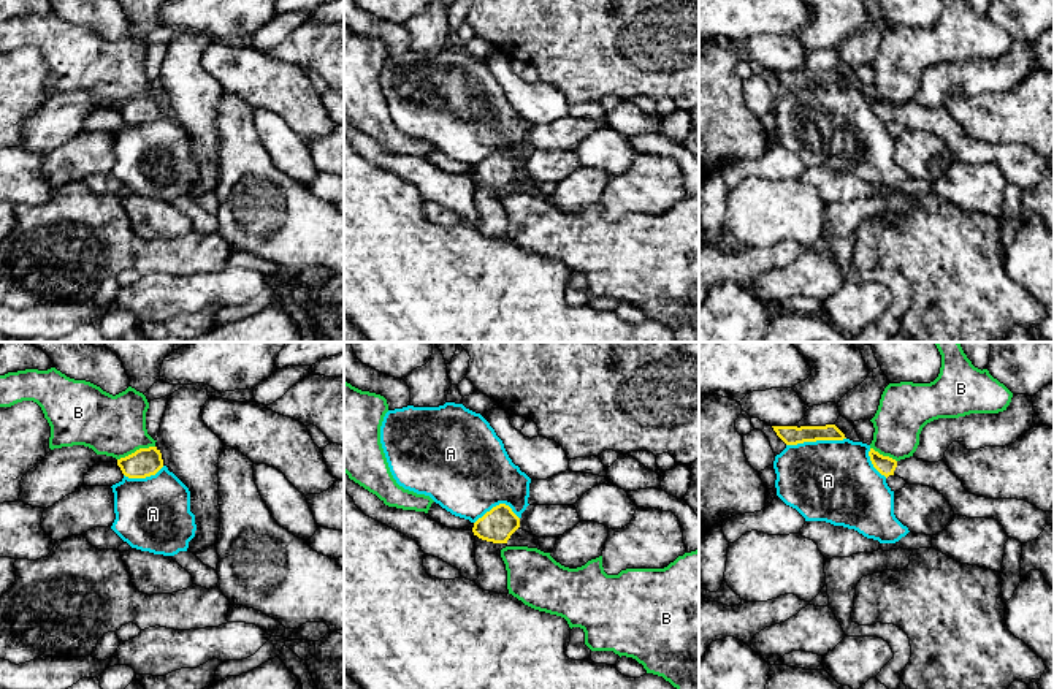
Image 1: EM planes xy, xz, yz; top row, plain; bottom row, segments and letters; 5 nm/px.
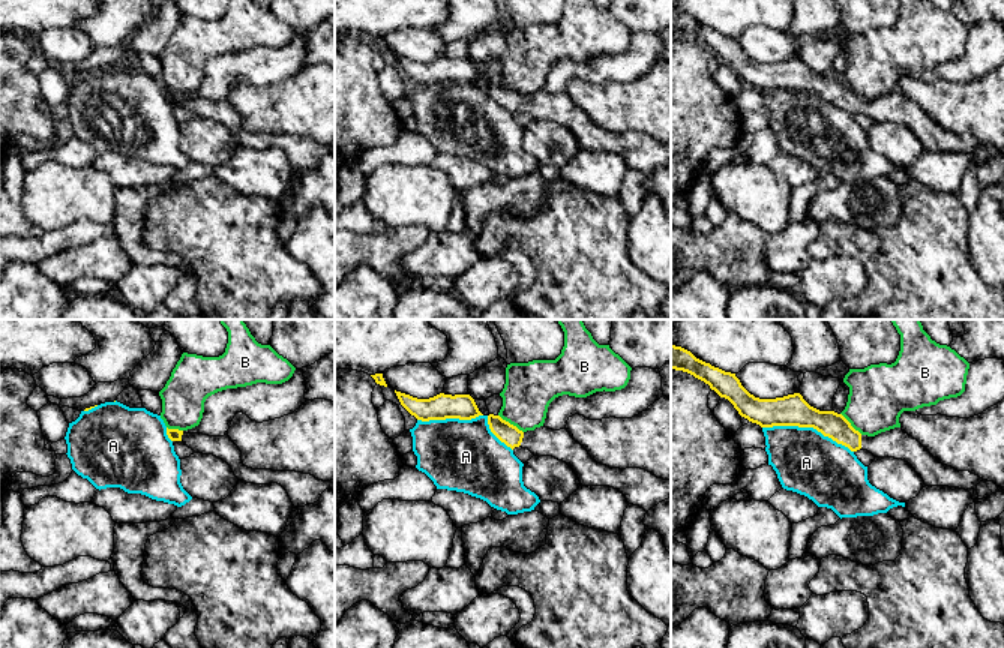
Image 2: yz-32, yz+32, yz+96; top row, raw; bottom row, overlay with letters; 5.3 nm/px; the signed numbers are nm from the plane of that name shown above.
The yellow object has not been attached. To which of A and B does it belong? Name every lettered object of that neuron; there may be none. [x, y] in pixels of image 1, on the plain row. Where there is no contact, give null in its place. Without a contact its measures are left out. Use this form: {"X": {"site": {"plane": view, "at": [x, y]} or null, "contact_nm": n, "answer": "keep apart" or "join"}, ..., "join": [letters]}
{"A": {"site": {"plane": "yz", "at": [815, 86]}, "contact_nm": 300, "answer": "keep apart"}, "B": {"site": {"plane": "xy", "at": [137, 95]}, "contact_nm": 200, "answer": "keep apart"}, "join": []}

